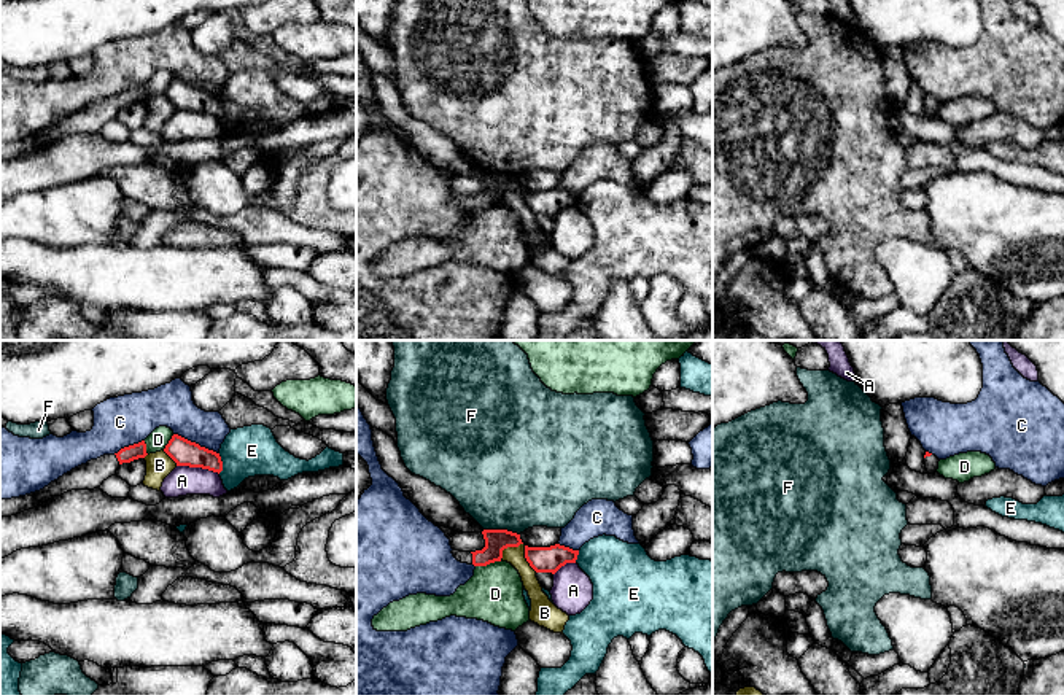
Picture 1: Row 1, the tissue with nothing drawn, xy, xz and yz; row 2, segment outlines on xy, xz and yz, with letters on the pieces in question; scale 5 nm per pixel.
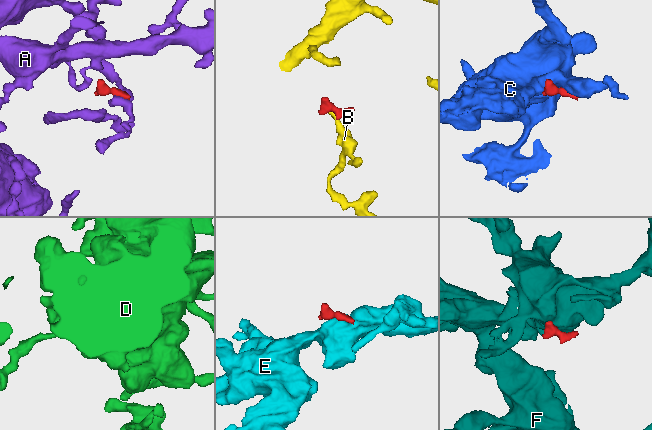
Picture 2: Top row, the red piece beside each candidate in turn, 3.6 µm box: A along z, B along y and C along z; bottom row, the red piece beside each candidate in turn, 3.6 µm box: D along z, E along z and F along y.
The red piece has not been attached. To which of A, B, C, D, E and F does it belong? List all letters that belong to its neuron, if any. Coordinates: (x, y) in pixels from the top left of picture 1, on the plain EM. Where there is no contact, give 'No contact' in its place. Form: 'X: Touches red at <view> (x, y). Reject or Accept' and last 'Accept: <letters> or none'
A: Touches red at xy (198, 110). Reject
B: Touches red at xz (525, 191). Reject
C: Touches red at xy (194, 86). Reject
D: Touches red at xz (489, 207). Reject
E: Touches red at xy (221, 107). Reject
F: Touches red at xz (501, 174). Reject
Accept: none

